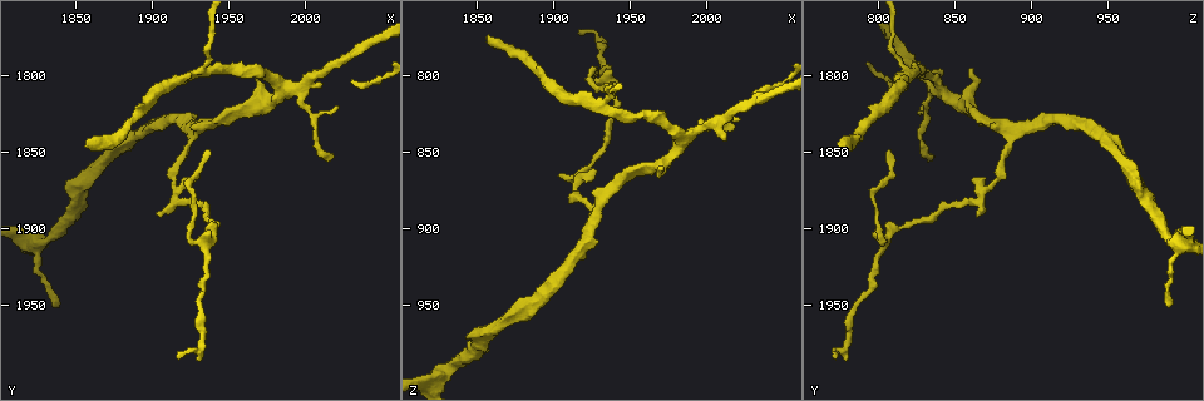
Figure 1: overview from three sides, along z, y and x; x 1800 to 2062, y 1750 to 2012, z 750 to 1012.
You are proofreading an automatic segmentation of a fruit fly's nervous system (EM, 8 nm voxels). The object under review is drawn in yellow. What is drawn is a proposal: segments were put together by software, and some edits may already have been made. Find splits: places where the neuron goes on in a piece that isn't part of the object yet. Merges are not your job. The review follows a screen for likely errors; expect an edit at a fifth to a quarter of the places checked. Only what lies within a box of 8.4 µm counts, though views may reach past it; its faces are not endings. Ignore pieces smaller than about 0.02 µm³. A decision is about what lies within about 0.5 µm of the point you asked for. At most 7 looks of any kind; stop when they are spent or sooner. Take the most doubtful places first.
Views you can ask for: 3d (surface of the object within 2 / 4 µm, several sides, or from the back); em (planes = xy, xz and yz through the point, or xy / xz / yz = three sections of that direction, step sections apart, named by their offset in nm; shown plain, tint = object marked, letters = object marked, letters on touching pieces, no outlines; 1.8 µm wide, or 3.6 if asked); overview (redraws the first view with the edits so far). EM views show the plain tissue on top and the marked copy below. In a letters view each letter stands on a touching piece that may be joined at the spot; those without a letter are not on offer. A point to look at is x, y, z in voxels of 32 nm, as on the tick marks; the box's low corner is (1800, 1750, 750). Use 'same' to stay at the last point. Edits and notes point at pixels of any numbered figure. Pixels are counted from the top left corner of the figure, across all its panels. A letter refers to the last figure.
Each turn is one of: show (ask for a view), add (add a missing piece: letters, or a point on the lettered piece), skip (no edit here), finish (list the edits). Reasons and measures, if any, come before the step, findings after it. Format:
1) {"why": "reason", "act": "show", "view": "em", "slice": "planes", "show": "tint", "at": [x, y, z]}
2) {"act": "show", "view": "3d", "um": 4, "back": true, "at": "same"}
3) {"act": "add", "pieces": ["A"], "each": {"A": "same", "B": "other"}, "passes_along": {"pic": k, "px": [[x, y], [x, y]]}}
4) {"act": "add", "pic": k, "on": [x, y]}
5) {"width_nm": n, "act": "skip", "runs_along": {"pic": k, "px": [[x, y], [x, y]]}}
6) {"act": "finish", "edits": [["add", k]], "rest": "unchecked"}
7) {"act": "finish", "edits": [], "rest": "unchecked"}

{"why": "branch stops here", "act": "show", "view": "em", "um": 3.6, "slice": "xz", "step": 4, "show": "tint", "at": [1856, 1844, 774]}

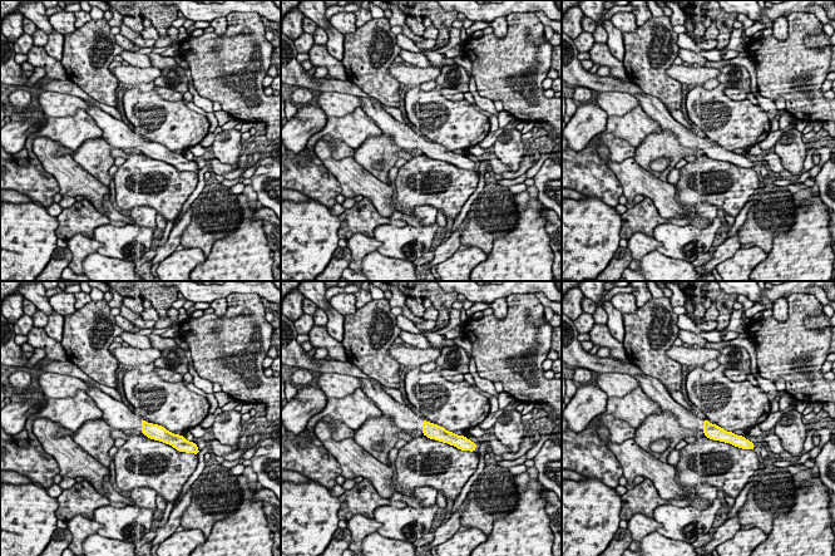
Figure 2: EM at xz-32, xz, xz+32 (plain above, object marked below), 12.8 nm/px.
{"why": "another direction", "act": "show", "view": "em", "um": 3.6, "slice": "xy", "step": 8, "show": "letters", "at": "same"}

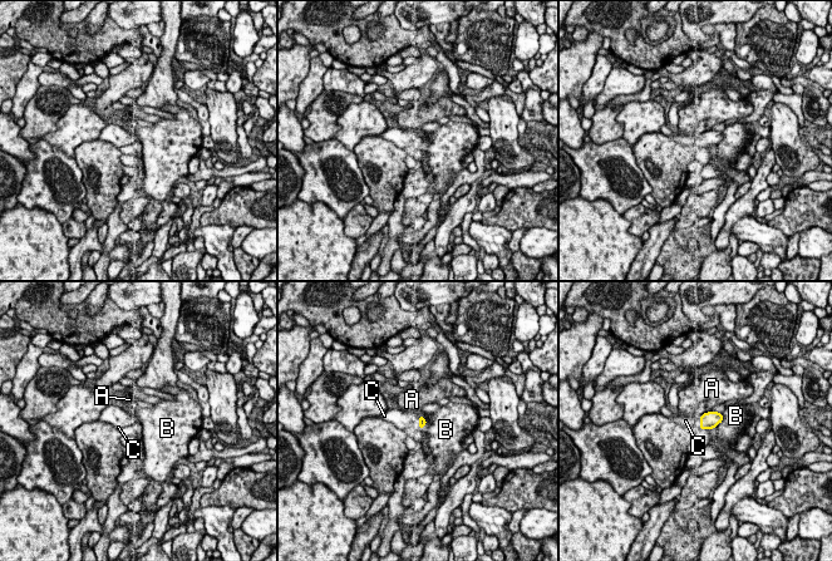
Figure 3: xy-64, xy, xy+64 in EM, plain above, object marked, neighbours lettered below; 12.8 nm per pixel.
{"act": "add", "pieces": ["C"], "each": {"A": "other", "B": "other", "C": "same"}, "found": "the neuron continues"}

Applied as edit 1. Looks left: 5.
{"why": "redraw", "act": "show", "view": "overview"}

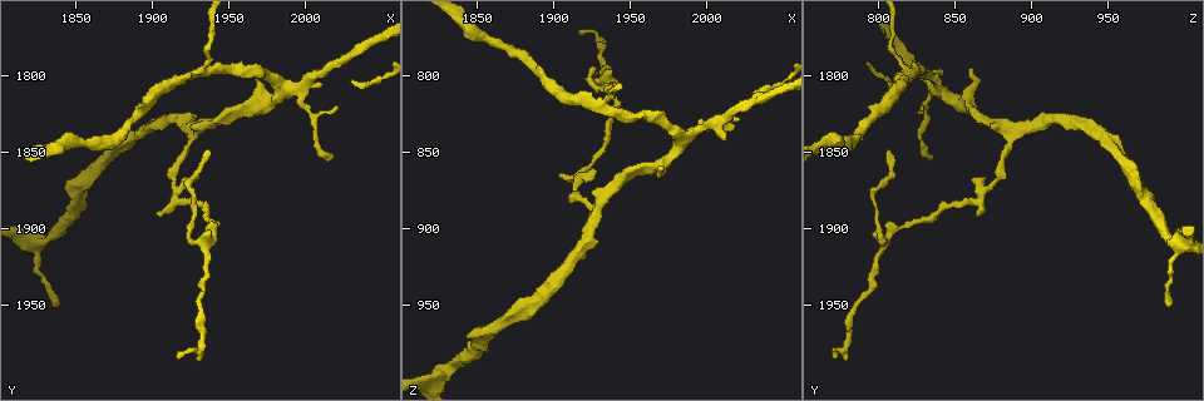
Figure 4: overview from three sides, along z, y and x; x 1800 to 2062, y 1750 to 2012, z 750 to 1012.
{"why": "sudden change in width", "act": "show", "view": "3d", "um": 2, "at": [1936, 1908, 802]}

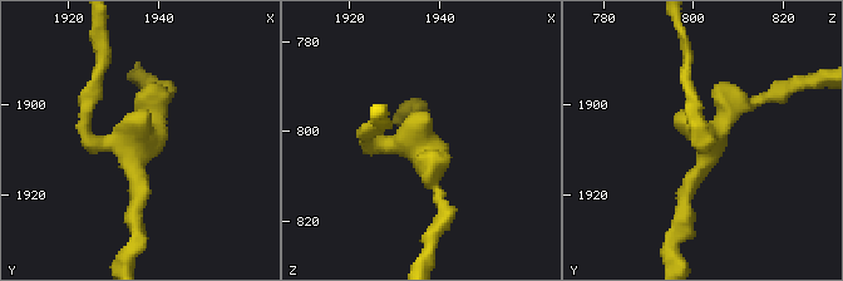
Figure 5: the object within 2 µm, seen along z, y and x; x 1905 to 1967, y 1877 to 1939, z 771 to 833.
{"act": "show", "view": "em", "um": 3.6, "slice": "yz", "step": 8, "show": "letters", "at": [1934, 1908, 804]}

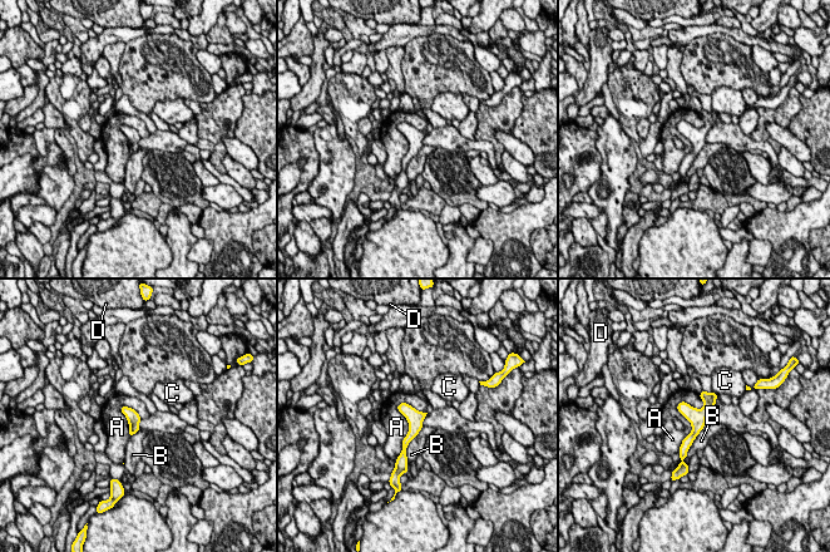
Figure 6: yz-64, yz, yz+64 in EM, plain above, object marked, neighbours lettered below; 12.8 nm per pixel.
{"act": "skip", "each": {"A": "other", "B": "other", "C": "other", "D": "other"}, "runs_along": {"pic": 6, "px": [[712, 397], [682, 451]]}, "found": "none of them fits"}

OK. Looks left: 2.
{"why": "an open end", "act": "show", "view": "em", "slice": "planes", "show": "letters", "at": [1926, 1870, 862]}

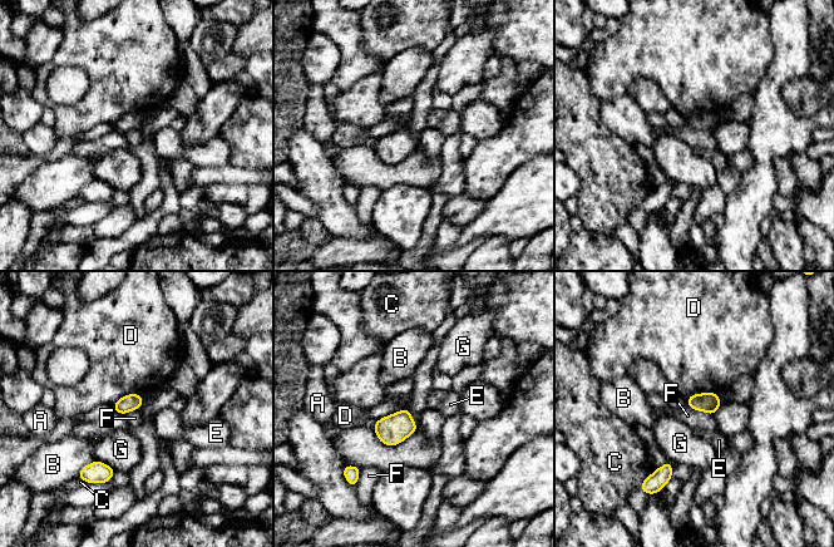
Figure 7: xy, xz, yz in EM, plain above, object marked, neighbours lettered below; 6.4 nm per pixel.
{"act": "skip", "each": {"A": "other", "B": "other", "C": "other", "D": "other", "E": "other", "F": "other", "G": "other"}, "found": "no lettered piece goes on from it"}

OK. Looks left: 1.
{"act": "finish", "edits": [["add", 3]], "rest": "unchecked"}

